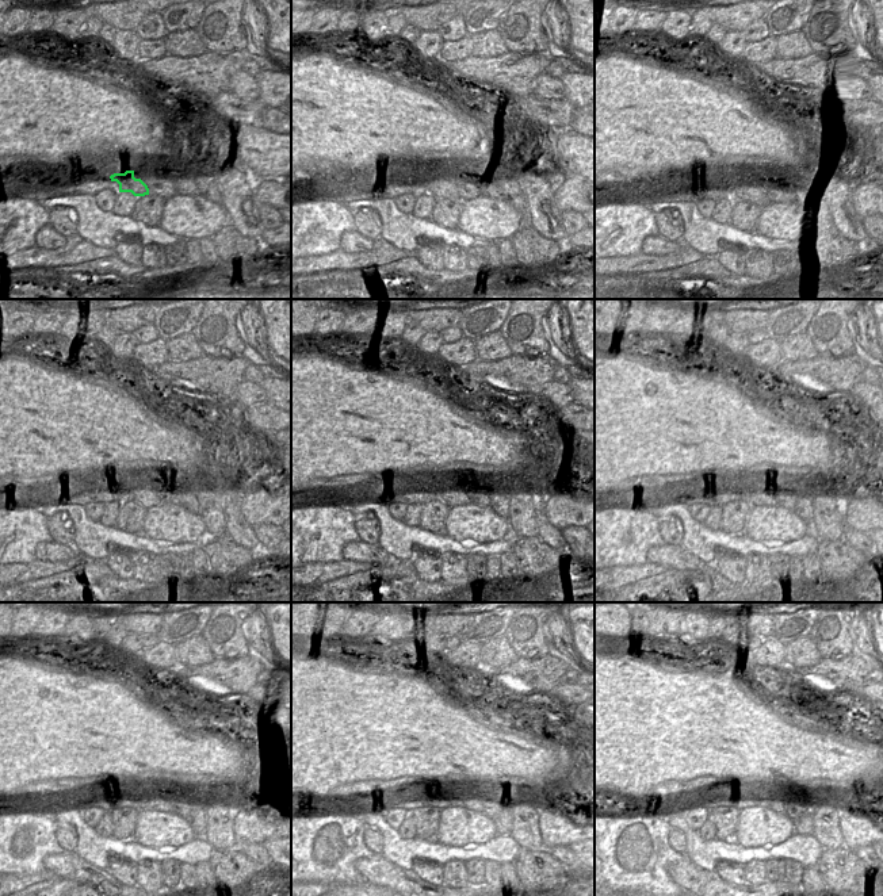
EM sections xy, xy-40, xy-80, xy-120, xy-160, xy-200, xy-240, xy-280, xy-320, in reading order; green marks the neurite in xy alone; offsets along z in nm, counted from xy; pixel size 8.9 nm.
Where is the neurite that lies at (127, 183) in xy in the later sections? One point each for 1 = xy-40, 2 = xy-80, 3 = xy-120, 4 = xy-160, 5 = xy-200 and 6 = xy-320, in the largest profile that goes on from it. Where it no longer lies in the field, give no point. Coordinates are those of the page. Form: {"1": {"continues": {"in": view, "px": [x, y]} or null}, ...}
{"1": {"continues": {"in": "xy-40", "px": [436, 186]}}, "2": {"continues": {"in": "xy-80", "px": [746, 188]}}, "3": {"continues": {"in": "xy-120", "px": [146, 496]}}, "4": {"continues": {"in": "xy-160", "px": [448, 496]}}, "5": {"continues": {"in": "xy-200", "px": [755, 497]}}, "6": {"continues": {"in": "xy-320", "px": [778, 804]}}}

